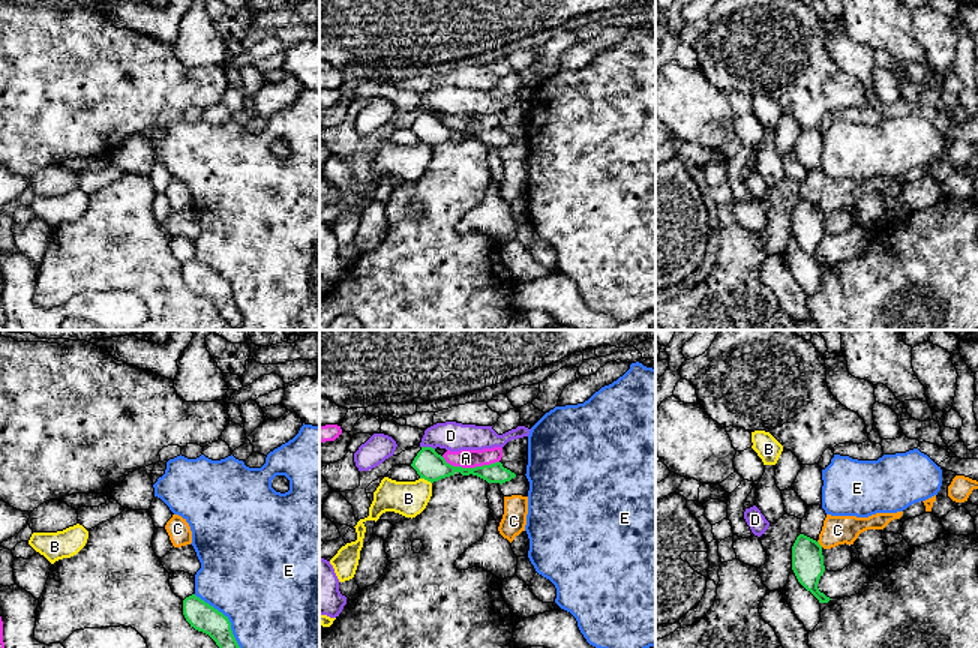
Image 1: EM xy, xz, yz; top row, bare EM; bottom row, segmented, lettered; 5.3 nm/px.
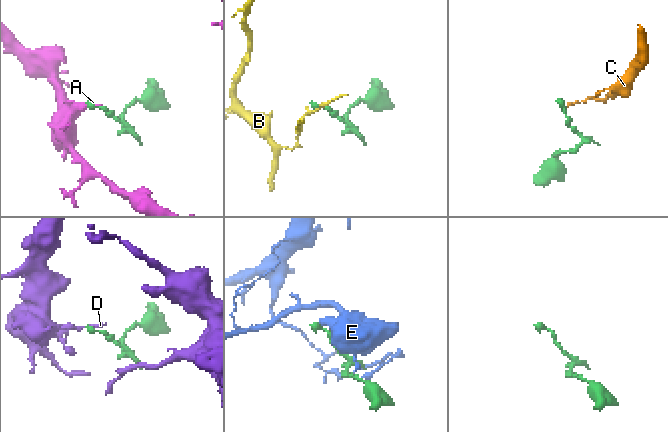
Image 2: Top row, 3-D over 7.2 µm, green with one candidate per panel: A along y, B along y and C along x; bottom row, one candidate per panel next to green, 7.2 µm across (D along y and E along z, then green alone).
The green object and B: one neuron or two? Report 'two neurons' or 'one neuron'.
two neurons

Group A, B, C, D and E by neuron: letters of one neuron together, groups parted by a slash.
A / B / C / D / E

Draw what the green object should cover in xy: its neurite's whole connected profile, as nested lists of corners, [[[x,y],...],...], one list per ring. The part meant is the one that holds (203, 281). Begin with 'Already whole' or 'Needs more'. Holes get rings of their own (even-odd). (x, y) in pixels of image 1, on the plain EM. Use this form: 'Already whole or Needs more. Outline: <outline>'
Already whole. Outline: [[[195,258],[183,264],[183,279],[190,291],[208,298],[216,306],[232,330],[242,328],[243,316],[232,298],[228,280]]]

